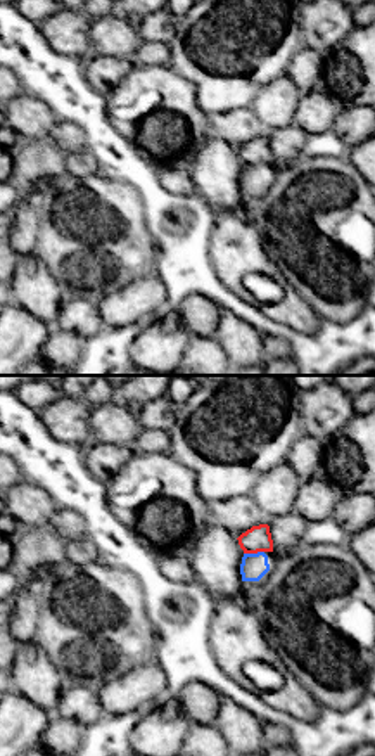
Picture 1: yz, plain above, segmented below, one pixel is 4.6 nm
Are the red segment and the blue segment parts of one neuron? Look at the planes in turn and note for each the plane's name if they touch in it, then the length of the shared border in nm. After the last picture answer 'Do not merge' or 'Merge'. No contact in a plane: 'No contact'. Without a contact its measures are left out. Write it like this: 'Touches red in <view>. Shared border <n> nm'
Touches red in yz. Shared border 100 nm

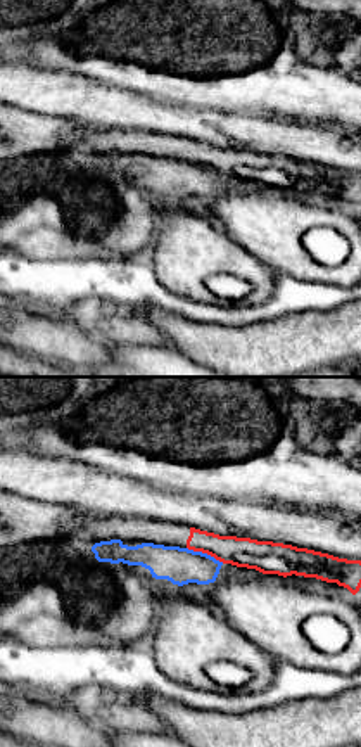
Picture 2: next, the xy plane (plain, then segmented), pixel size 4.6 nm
Touches red in xy. Shared border 190 nm

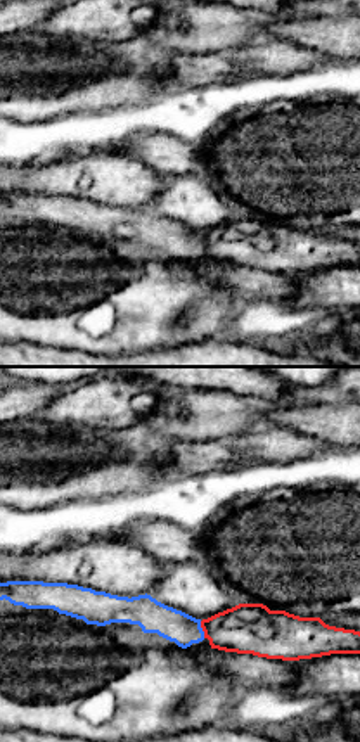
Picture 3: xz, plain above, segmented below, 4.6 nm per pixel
Touches red in xz. Shared border 80 nm

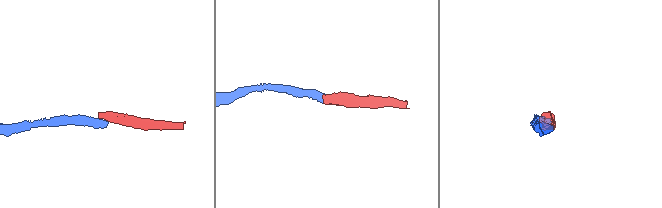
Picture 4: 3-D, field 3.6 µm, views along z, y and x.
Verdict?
Do not merge

